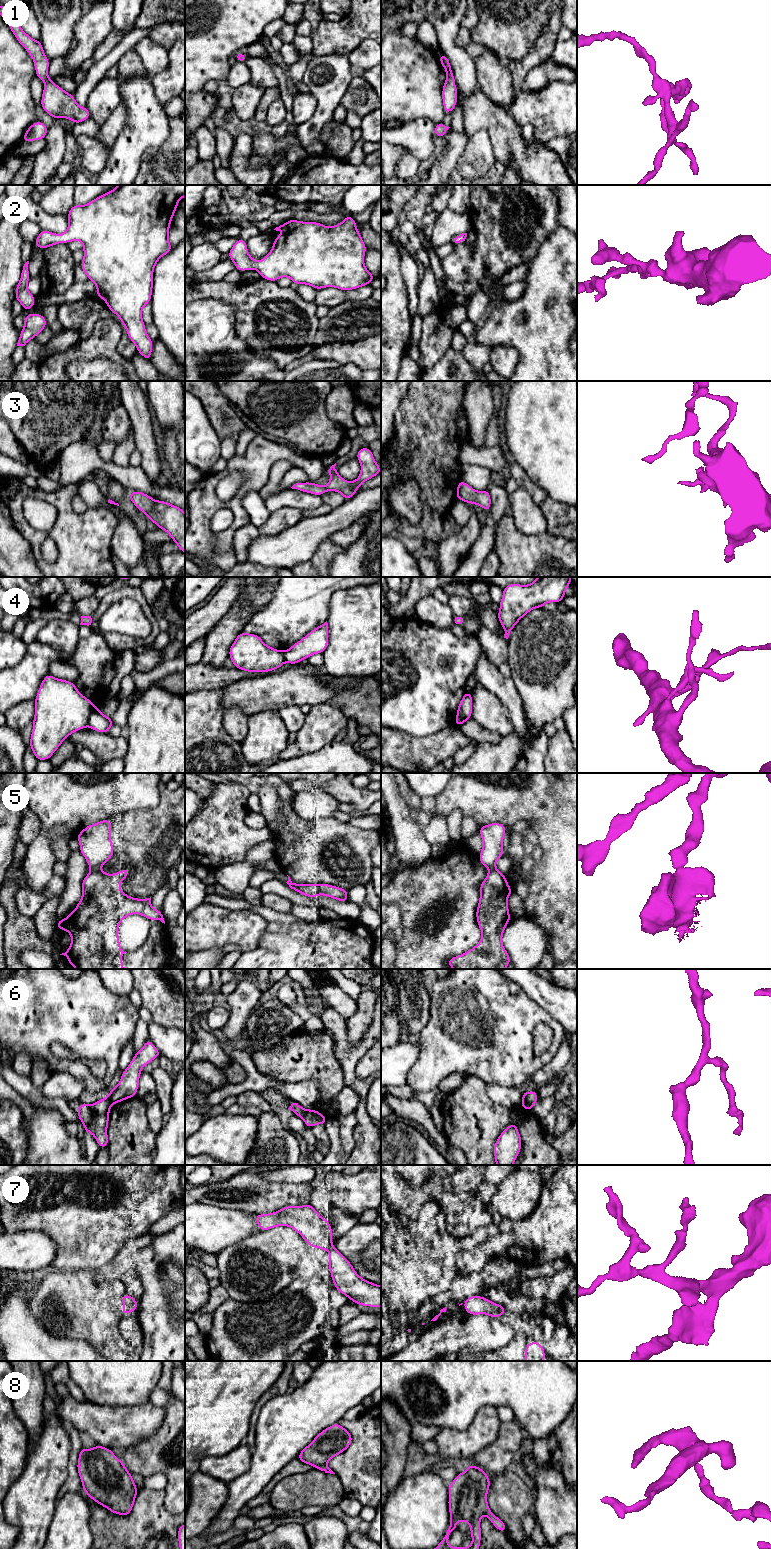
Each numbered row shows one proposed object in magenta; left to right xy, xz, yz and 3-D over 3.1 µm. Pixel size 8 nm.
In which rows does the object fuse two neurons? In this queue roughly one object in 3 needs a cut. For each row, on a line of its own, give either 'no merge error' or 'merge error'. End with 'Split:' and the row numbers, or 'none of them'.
1: no merge error
2: no merge error
3: no merge error
4: merge error
5: merge error
6: merge error
7: no merge error
8: no merge error
Split: 4, 5, 6

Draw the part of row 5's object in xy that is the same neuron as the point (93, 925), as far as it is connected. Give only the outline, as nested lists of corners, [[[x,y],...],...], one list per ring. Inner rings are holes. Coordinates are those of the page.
[[[99,867],[91,869],[82,881],[82,898],[78,902],[74,911],[72,911],[66,919],[57,921],[58,930],[66,930],[72,938],[70,946],[64,955],[68,958],[68,962],[75,969],[124,969],[122,963],[122,955],[124,952],[120,948],[120,940],[118,938],[118,927],[121,921],[131,915],[139,914],[149,920],[160,920],[165,924],[162,910],[155,910],[151,905],[151,897],[146,899],[138,899],[128,896],[121,892],[120,884],[129,875],[129,869],[125,868],[115,874],[104,873]]]

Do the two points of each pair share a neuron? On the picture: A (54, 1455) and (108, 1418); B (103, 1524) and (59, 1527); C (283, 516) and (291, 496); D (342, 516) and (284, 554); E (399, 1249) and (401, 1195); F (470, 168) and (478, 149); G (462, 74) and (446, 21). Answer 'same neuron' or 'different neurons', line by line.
A: different neurons
B: different neurons
C: different neurons
D: same neuron
E: different neurons
F: same neuron
G: same neuron

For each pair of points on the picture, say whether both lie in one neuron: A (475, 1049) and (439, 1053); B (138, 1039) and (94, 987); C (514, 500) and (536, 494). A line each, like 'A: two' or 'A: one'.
A: one
B: two
C: two

